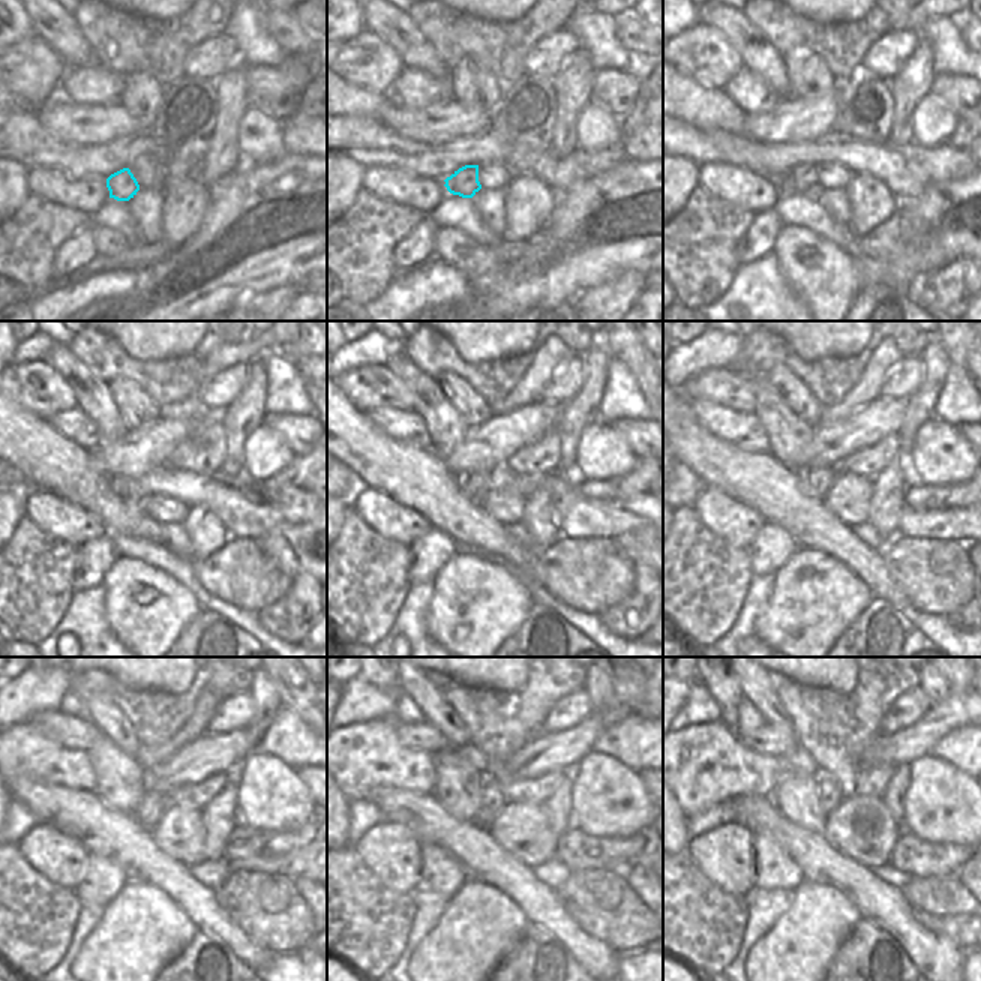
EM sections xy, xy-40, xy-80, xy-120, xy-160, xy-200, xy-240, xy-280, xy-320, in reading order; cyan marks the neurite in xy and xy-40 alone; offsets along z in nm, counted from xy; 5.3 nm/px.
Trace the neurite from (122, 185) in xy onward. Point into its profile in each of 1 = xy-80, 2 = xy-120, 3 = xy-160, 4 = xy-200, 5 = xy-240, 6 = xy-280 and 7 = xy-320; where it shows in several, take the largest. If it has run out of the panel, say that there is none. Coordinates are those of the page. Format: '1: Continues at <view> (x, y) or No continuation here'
1: Continues at xy-80 (803, 179)
2: Continues at xy-120 (138, 504)
3: Continues at xy-160 (476, 488)
4: Continues at xy-200 (815, 482)
5: Continues at xy-240 (150, 809)
6: Continues at xy-280 (494, 798)
7: Continues at xy-320 (830, 794)

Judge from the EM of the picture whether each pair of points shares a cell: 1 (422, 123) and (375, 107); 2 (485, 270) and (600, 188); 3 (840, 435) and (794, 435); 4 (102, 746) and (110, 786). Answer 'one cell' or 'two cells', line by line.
1: two cells
2: two cells
3: two cells
4: one cell

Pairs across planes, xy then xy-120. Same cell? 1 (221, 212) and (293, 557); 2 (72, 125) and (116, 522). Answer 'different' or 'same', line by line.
1: same
2: different

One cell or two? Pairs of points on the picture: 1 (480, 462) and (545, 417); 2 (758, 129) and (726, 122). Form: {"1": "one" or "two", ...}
{"1": "one", "2": "two"}

